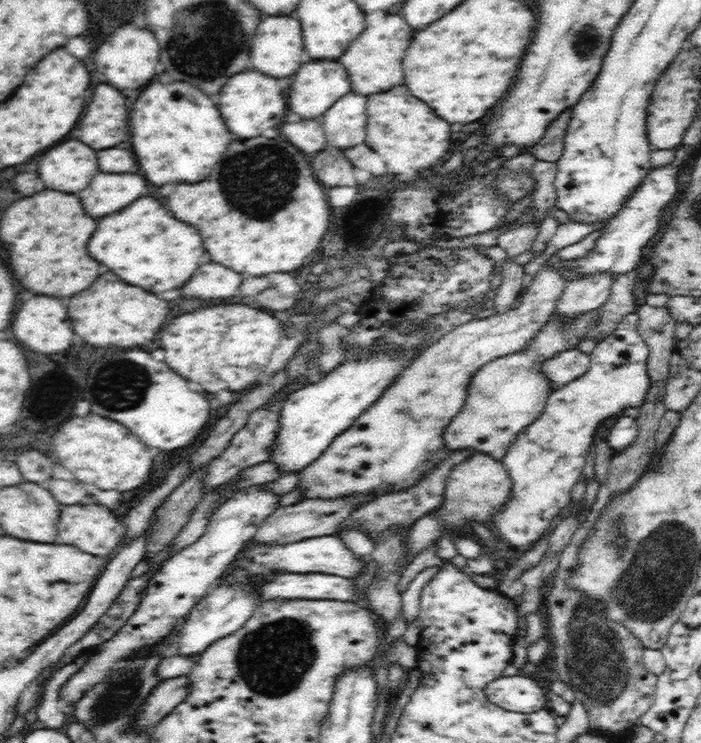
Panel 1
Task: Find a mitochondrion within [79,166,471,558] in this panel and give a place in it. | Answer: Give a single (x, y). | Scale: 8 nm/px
(127, 389)

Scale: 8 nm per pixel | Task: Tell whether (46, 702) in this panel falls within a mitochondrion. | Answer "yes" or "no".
no

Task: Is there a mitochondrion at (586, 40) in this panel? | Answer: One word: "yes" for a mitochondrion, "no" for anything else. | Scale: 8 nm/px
yes

